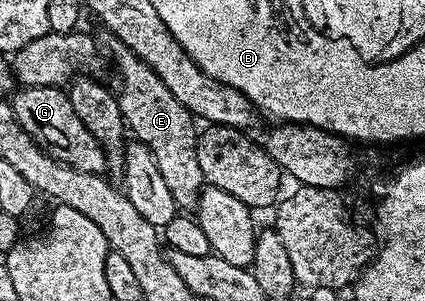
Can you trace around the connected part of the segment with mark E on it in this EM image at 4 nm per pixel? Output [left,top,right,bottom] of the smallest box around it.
[98,29,206,212]

